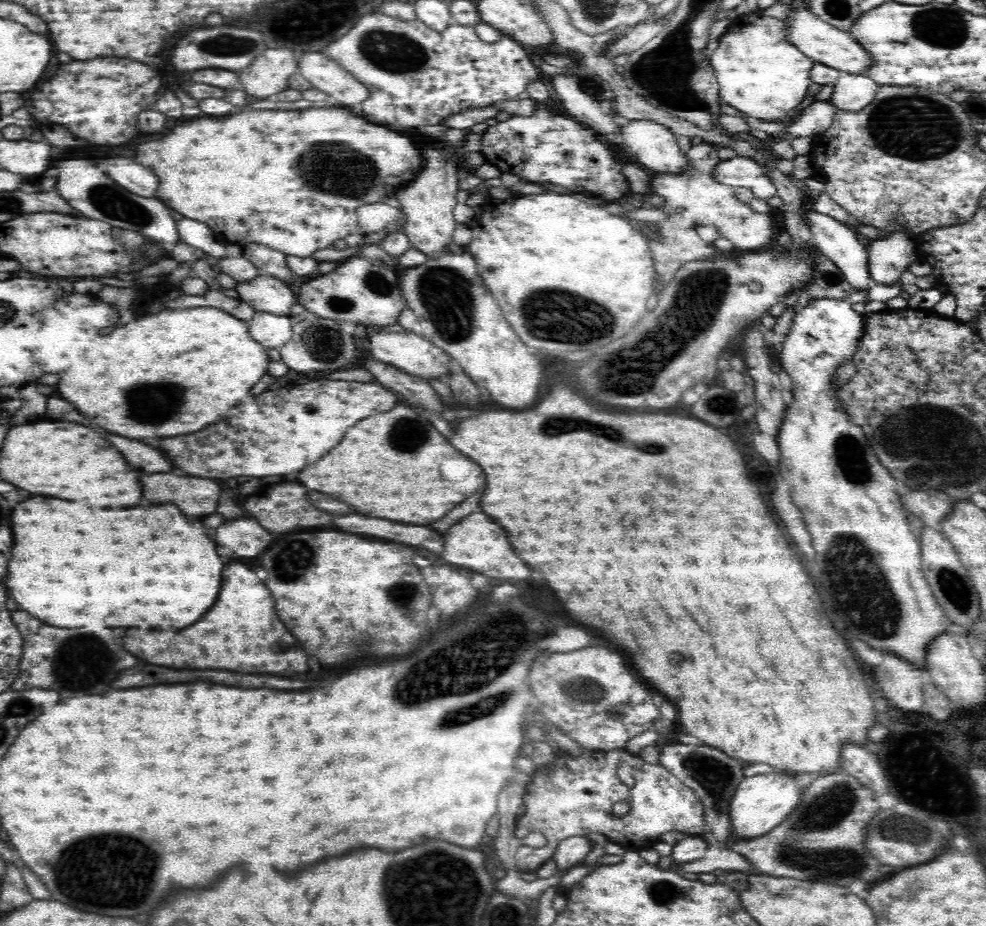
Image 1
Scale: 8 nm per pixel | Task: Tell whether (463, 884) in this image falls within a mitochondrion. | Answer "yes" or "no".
yes

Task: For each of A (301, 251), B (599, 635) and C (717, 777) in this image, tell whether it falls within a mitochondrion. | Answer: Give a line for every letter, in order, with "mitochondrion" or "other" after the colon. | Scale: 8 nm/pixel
A: other
B: other
C: mitochondrion

